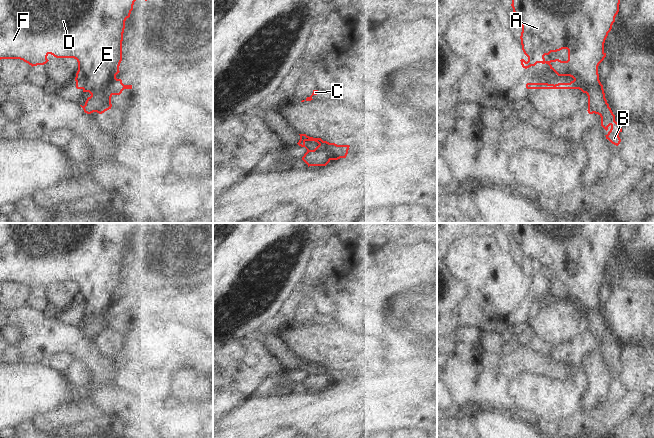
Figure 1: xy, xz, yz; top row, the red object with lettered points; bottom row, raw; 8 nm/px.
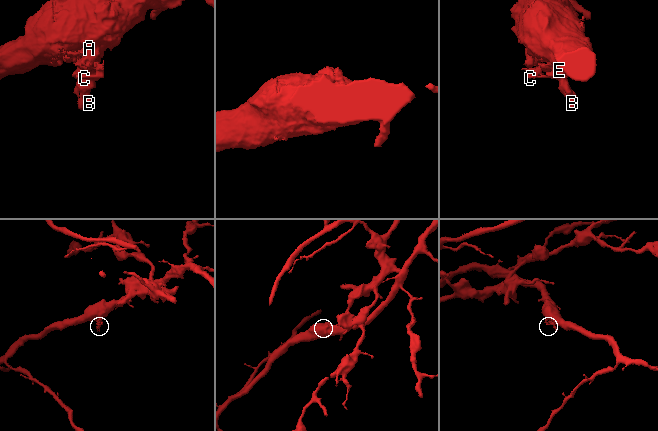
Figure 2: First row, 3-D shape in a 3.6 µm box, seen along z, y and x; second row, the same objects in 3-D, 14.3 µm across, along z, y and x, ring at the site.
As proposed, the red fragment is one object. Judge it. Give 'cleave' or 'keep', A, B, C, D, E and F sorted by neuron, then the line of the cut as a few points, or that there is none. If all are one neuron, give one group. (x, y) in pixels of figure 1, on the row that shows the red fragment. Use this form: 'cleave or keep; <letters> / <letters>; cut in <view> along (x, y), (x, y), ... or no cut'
keep; A B C D E F; no cut

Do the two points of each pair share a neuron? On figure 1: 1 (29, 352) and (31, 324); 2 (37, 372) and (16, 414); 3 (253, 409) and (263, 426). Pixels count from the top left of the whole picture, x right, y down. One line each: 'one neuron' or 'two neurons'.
1: one neuron
2: one neuron
3: one neuron

